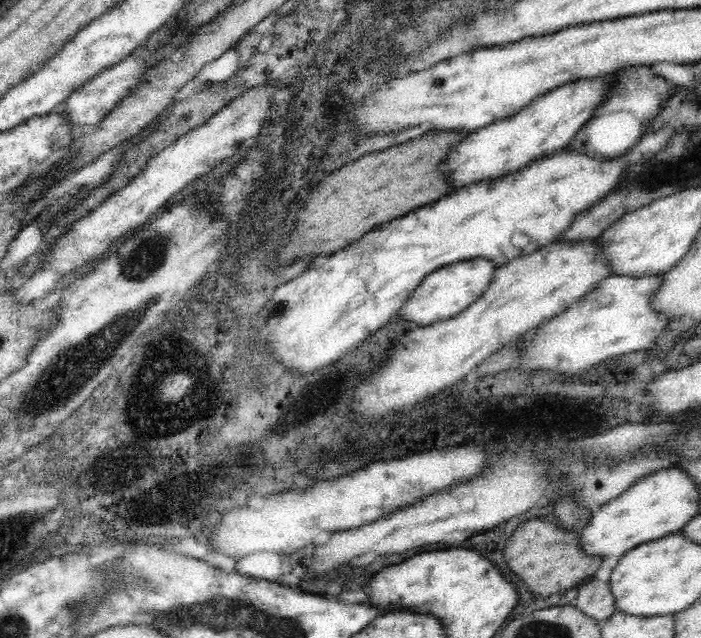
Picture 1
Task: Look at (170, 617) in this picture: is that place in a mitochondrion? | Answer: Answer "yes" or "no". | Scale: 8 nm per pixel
yes

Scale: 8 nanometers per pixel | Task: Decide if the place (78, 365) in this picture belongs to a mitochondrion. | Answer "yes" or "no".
yes

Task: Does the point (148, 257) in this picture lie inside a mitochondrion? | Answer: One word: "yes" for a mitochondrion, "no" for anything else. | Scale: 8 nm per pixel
yes

